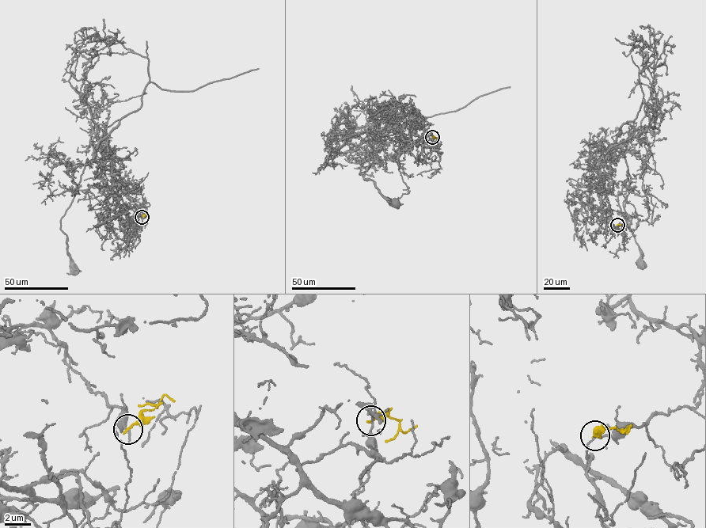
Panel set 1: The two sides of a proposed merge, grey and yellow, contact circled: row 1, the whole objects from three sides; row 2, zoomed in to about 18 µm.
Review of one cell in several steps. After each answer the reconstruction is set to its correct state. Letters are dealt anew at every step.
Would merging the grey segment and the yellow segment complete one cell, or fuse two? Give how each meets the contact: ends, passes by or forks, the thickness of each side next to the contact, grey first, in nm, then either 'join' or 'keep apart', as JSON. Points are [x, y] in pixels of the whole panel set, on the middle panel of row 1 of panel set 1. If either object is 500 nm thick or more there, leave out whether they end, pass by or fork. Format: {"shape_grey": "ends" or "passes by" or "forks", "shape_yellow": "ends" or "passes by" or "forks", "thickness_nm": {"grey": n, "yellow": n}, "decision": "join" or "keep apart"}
{"shape_grey": "ends", "shape_yellow": "ends", "thickness_nm": {"grey": 160, "yellow": 220}, "decision": "keep apart"}

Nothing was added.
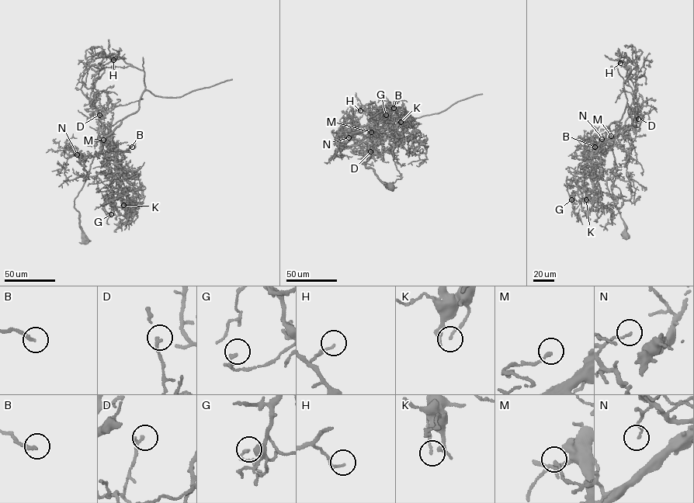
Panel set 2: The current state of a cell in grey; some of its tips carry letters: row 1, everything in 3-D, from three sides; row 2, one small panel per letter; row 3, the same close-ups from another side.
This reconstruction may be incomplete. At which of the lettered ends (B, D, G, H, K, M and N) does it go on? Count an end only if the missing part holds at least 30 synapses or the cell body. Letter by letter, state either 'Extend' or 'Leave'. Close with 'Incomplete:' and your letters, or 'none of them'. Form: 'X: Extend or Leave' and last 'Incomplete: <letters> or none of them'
B: Extend
D: Leave
G: Leave
H: Leave
K: Extend
M: Leave
N: Leave
Incomplete: B, K

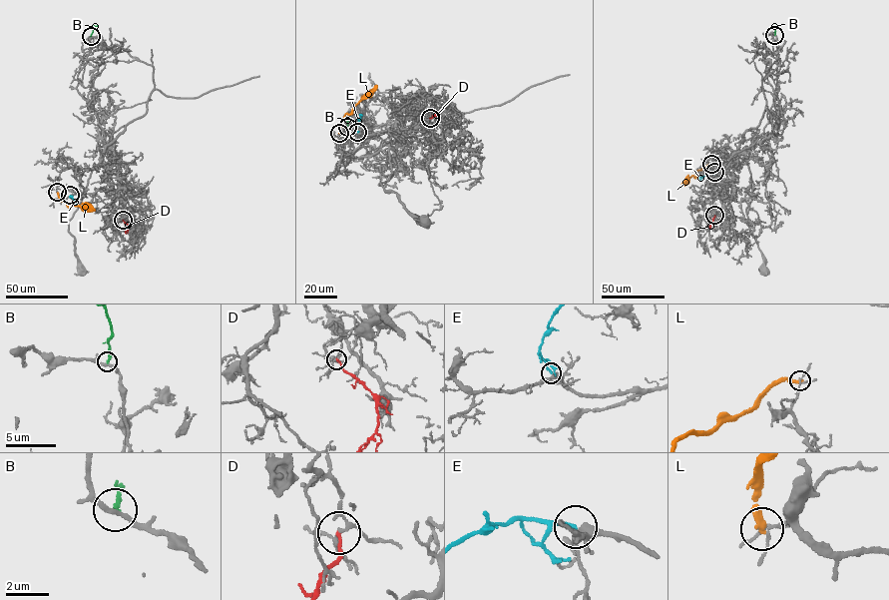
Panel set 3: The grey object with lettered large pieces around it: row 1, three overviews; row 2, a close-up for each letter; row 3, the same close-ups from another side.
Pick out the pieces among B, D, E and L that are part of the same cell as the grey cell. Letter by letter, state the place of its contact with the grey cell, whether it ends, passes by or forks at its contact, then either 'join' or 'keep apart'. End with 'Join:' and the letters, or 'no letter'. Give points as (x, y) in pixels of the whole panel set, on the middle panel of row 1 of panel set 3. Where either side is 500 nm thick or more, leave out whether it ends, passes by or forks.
B: (347, 127) | it ends | keep apart
D: (430, 118) | it ends | keep apart
E: (357, 132) | it ends | join
L: (339, 133) | it ends | keep apart
Join: E

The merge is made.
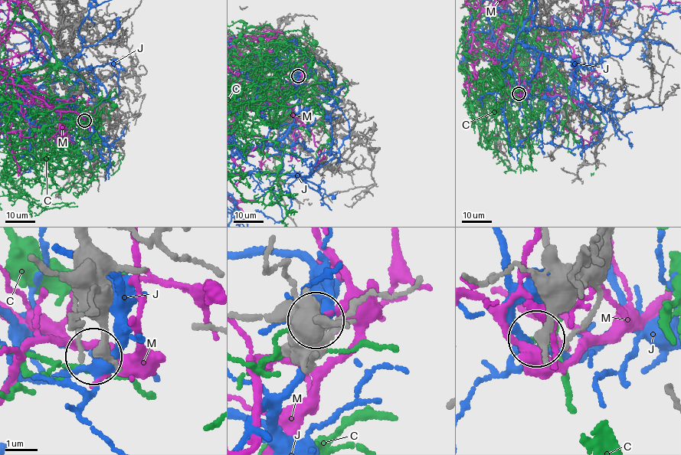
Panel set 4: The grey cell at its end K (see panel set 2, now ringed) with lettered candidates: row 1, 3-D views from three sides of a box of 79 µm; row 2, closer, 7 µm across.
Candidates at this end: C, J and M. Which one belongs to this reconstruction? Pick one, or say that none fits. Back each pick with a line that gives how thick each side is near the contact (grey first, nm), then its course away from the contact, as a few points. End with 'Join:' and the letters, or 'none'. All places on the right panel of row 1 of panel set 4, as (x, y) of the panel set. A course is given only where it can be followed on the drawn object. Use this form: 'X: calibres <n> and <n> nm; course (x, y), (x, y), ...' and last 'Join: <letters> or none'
Join: none

